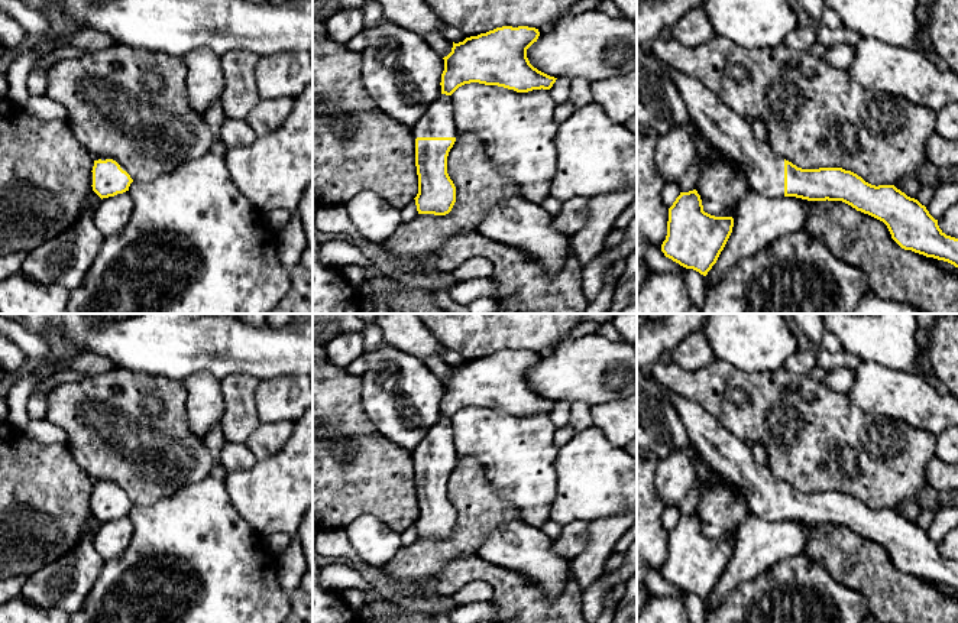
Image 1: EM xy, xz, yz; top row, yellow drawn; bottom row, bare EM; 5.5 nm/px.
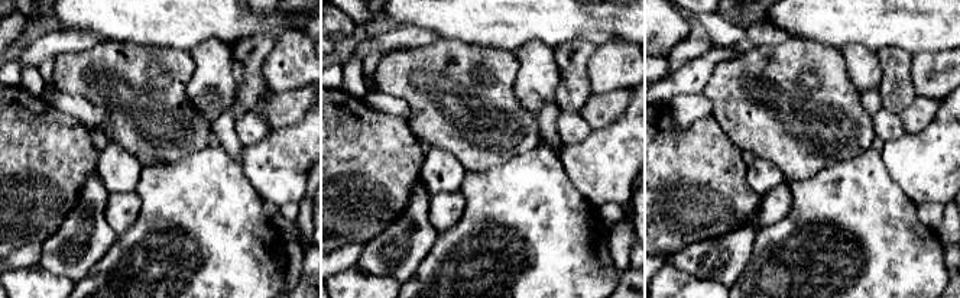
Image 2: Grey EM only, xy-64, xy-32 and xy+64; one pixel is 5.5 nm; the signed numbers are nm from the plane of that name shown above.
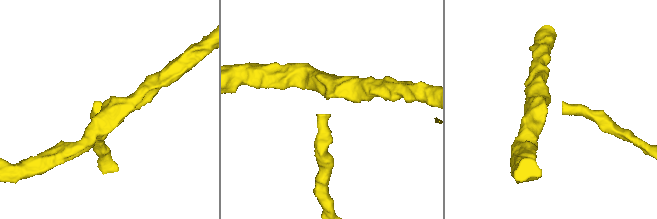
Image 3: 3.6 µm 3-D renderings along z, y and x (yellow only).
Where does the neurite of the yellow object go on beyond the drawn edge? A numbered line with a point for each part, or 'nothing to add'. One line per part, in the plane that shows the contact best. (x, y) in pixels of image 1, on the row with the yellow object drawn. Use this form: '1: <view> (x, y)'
1: xz (437, 122)

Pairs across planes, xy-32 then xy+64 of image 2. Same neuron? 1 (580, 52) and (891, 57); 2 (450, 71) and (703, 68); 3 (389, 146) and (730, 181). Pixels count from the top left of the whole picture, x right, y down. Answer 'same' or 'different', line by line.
1: same
2: different
3: same

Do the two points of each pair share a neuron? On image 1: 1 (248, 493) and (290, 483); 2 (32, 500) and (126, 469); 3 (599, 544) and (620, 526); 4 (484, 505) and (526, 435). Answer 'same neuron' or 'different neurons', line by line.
1: same neuron
2: different neurons
3: same neuron
4: different neurons

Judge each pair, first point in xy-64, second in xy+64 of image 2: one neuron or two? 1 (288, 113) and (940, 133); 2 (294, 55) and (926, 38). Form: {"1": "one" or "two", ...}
{"1": "two", "2": "two"}

